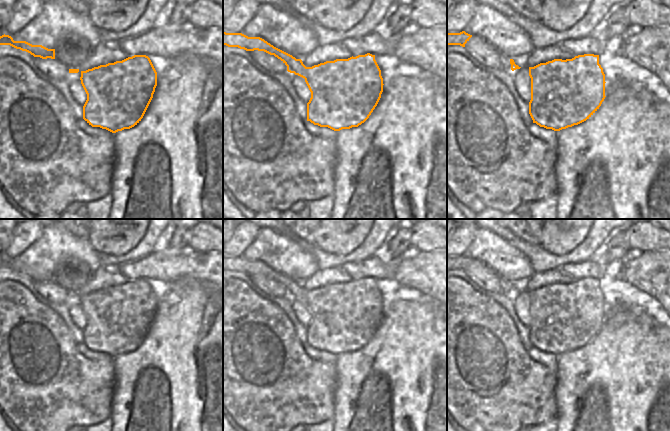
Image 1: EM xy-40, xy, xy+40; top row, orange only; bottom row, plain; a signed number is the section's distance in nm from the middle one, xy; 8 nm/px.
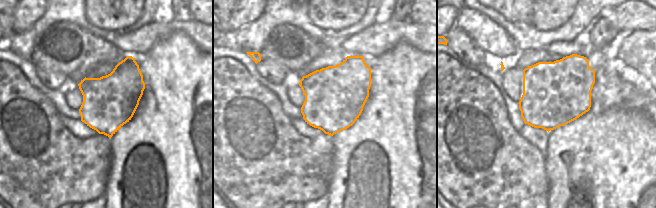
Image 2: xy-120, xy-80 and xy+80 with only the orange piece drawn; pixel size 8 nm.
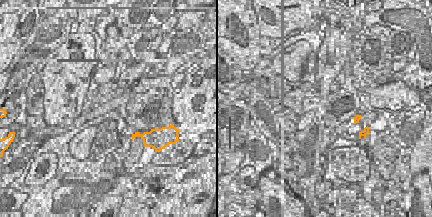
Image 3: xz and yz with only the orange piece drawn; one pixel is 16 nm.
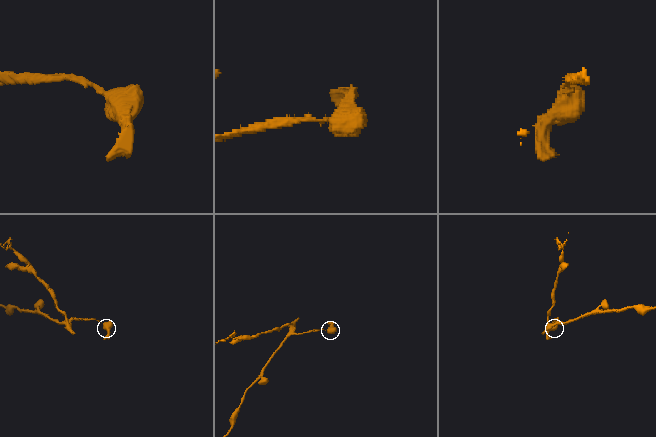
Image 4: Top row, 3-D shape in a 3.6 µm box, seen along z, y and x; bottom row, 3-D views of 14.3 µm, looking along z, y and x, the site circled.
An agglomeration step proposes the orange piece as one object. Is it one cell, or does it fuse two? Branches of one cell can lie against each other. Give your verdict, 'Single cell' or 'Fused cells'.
Single cell

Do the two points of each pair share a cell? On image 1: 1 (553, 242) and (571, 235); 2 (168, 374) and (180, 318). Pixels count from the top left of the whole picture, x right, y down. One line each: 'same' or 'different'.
1: same
2: same

